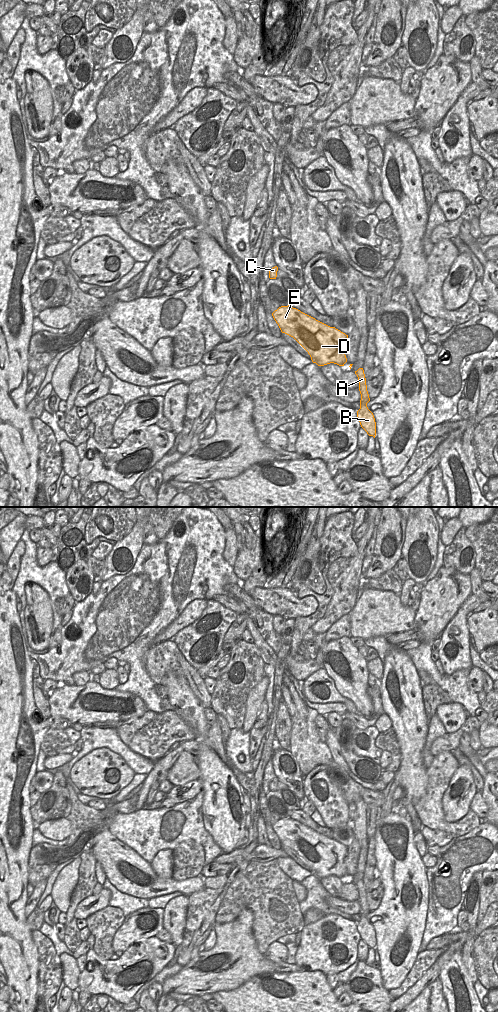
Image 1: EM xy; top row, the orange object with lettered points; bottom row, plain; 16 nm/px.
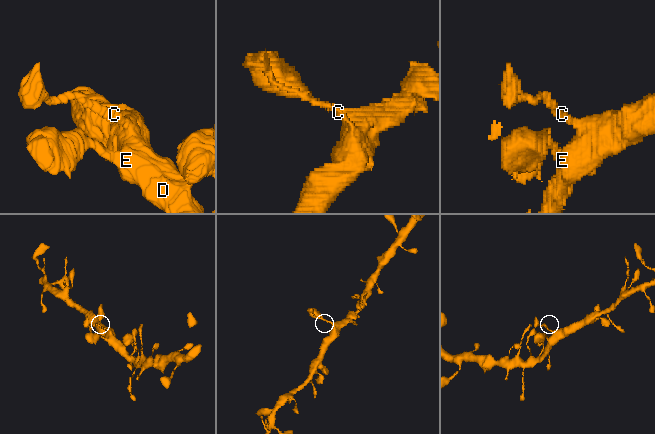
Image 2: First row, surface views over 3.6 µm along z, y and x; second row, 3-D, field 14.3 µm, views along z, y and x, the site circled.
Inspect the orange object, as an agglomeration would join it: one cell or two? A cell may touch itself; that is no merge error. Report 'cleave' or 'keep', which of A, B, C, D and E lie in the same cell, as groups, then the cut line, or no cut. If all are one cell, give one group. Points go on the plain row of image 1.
keep; A B C D E; no cut

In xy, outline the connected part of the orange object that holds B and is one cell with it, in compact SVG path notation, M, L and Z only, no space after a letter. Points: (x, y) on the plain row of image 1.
M363 880L355 883L359 892L359 903L361 906L360 921L357 923L357 931L361 939L367 944L369 948L376 948L376 934L373 925L368 921L367 915L370 913L367 903L366 890Z

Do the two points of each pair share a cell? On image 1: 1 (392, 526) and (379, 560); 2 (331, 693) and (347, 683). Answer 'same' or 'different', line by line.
1: same
2: different

